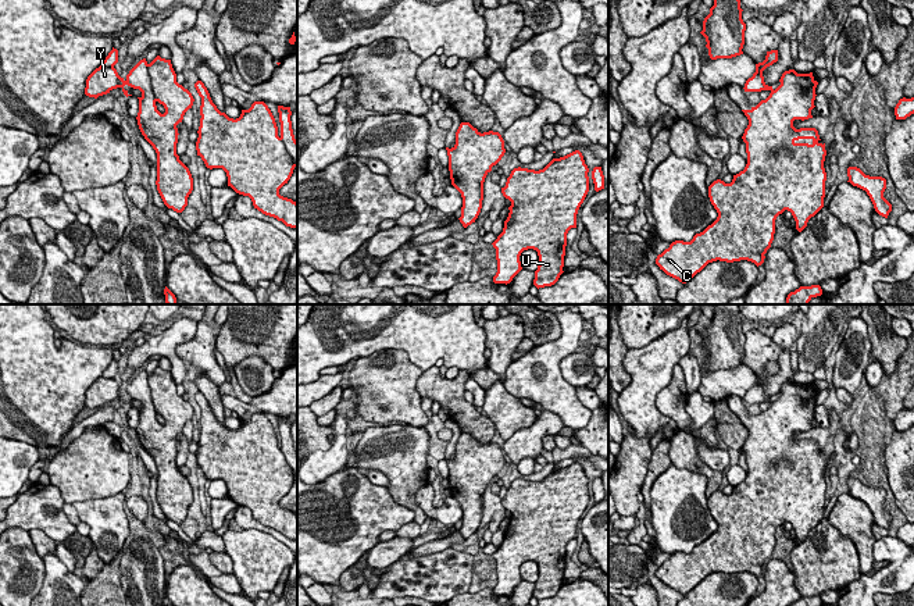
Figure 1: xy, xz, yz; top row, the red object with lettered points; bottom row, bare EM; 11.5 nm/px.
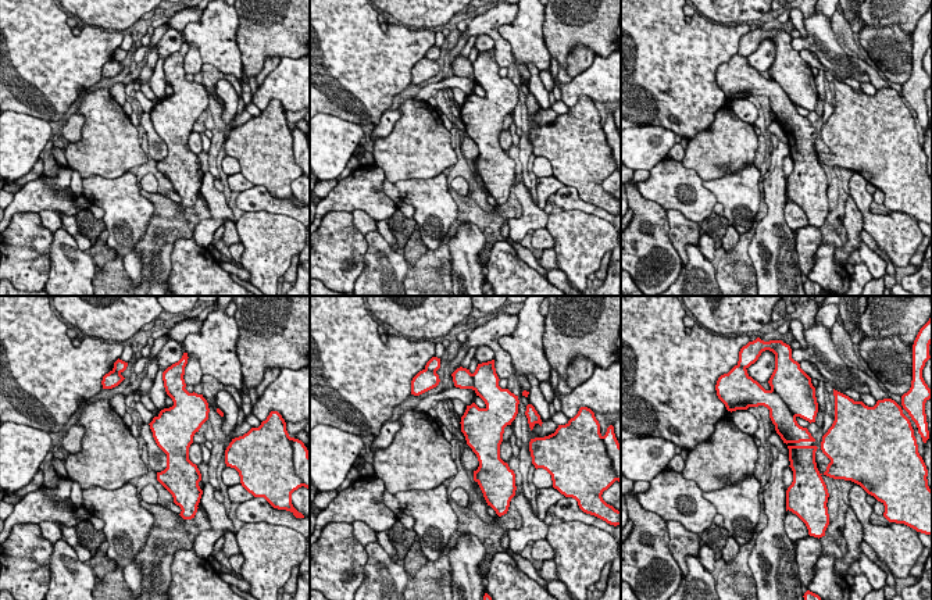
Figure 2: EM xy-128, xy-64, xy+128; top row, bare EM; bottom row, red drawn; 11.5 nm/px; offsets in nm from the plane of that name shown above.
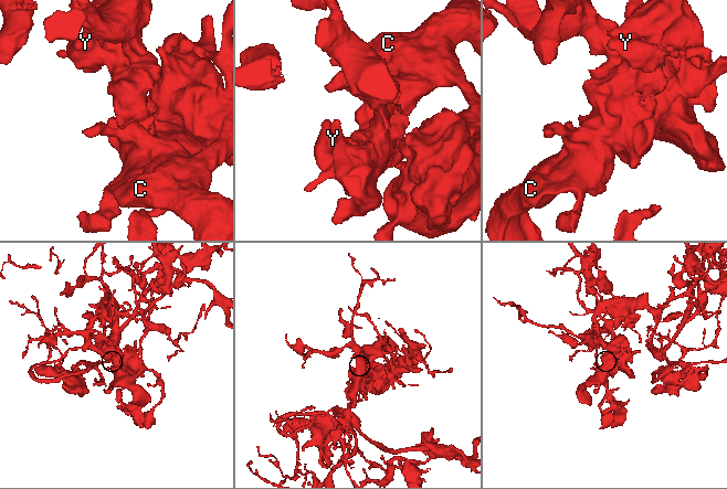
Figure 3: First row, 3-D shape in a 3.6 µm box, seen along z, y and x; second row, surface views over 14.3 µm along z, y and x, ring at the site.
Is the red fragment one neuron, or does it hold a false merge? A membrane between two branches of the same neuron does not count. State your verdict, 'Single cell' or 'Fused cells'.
Single cell

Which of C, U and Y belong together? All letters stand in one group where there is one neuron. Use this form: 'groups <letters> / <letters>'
groups C U Y

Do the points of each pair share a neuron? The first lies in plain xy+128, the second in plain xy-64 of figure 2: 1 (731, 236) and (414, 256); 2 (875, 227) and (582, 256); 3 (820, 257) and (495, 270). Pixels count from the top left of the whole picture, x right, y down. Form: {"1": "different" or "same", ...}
{"1": "same", "2": "same", "3": "same"}

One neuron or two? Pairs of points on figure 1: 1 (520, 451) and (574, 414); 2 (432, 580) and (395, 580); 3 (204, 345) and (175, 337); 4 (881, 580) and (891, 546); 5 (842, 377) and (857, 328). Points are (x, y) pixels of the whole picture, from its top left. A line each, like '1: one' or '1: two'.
1: two
2: one
3: two
4: one
5: one

